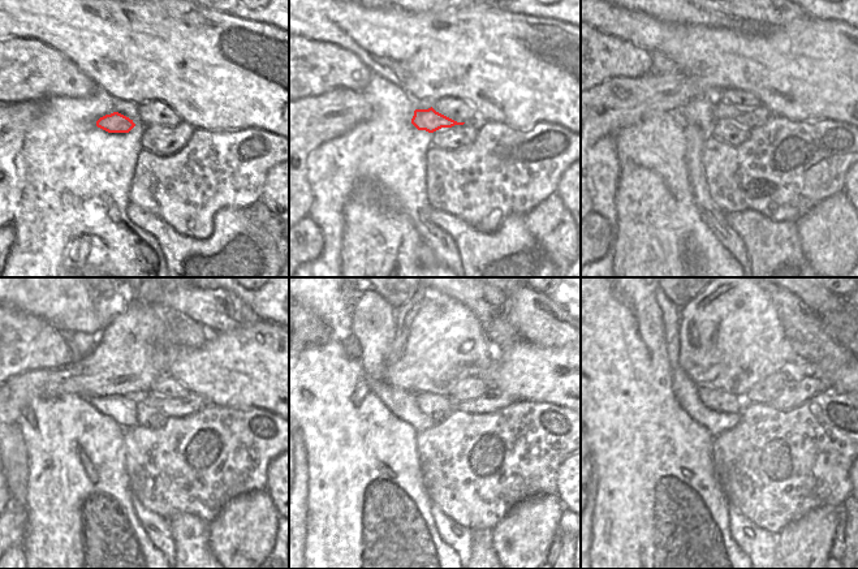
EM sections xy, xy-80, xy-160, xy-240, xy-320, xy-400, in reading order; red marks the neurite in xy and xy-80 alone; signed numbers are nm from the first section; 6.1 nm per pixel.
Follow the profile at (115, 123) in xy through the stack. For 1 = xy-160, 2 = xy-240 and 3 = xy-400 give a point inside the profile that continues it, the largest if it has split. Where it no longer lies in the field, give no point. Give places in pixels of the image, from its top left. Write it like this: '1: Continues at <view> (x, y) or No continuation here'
1: Continues at xy-160 (749, 119)
2: Continues at xy-240 (190, 404)
3: Continues at xy-400 (802, 387).

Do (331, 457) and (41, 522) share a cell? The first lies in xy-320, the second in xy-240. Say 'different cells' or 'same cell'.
same cell

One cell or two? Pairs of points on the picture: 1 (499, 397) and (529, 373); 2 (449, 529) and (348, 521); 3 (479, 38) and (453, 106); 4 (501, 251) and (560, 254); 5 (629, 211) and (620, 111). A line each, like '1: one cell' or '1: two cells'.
1: two cells
2: two cells
3: two cells
4: two cells
5: two cells

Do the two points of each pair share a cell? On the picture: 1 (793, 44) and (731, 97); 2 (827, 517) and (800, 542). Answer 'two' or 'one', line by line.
1: two
2: one

